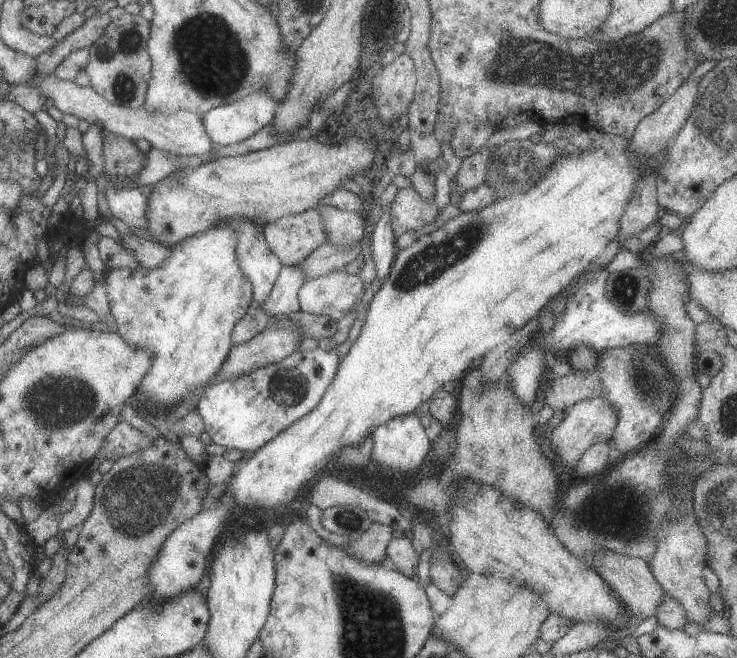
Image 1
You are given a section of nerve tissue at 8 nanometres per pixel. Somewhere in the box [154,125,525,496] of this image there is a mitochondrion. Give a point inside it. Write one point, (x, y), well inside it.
(288, 386)

